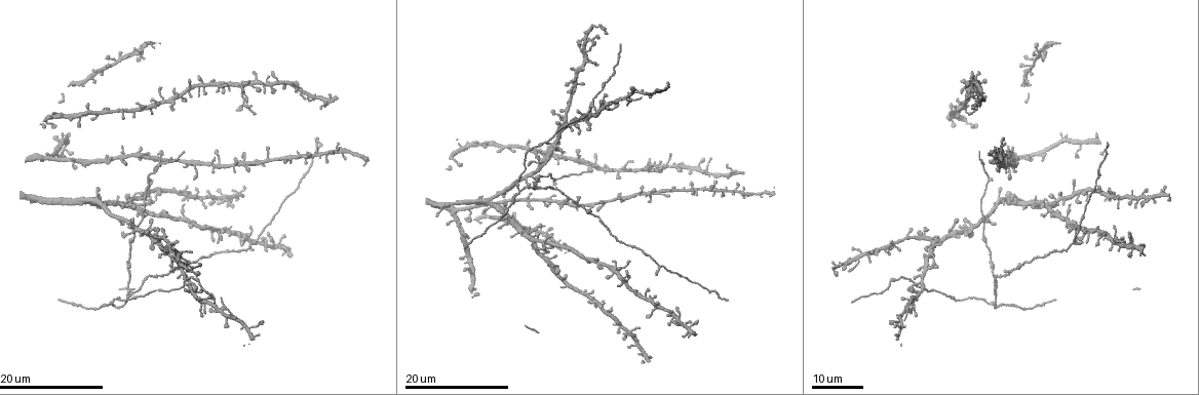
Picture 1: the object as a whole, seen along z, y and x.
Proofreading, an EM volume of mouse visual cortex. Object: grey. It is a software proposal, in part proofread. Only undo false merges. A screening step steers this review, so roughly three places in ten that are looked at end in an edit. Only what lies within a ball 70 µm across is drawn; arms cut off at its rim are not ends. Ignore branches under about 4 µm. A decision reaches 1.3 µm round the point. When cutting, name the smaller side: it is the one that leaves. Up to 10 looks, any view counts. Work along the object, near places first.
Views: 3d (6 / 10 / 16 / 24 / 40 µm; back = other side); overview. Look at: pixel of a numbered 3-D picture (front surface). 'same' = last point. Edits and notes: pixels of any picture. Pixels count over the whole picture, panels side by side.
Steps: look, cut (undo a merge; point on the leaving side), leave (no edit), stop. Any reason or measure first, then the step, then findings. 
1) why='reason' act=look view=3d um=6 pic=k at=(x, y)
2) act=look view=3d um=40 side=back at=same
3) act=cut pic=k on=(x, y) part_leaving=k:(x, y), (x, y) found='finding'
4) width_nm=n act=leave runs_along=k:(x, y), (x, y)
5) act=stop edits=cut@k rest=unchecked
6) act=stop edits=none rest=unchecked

why='two arms in line, one across' act=look view=3d um=24 pic=1 at=(909, 281)

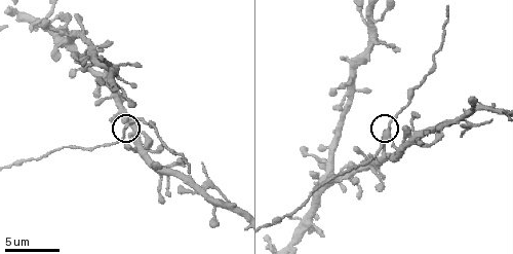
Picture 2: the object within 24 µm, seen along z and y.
act=look view=3d um=10 pic=2 at=(128, 126)

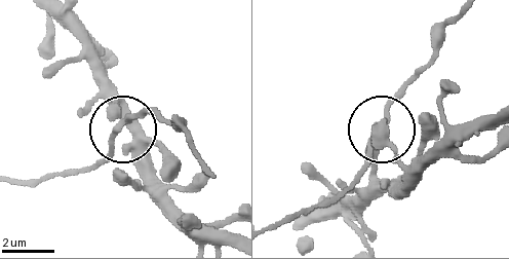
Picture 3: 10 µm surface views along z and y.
side_arm_um=16 act=leave runs_along=3:(12, 179), (91, 168), (131, 119), (156, 108) found='continuous, no second neuron'

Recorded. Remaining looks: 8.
why='looks like a crossing' act=look view=3d um=24 pic=1 at=(538, 187)

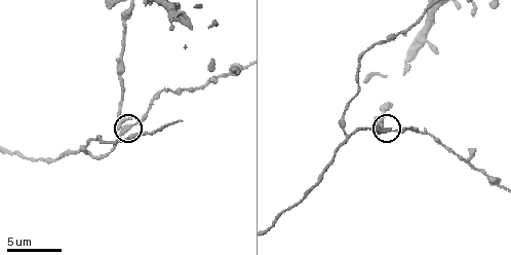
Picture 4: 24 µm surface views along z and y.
act=look view=3d um=10 pic=4 at=(124, 130)

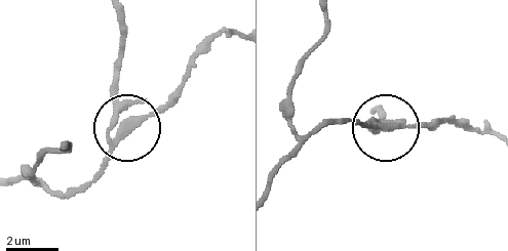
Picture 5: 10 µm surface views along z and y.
arms=4 act=cut pic=5 on=(114, 102) part_leaving=5:(109, 138), (122, 22) found='a second neuron is stuck on'

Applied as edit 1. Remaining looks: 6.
act=look view=overview

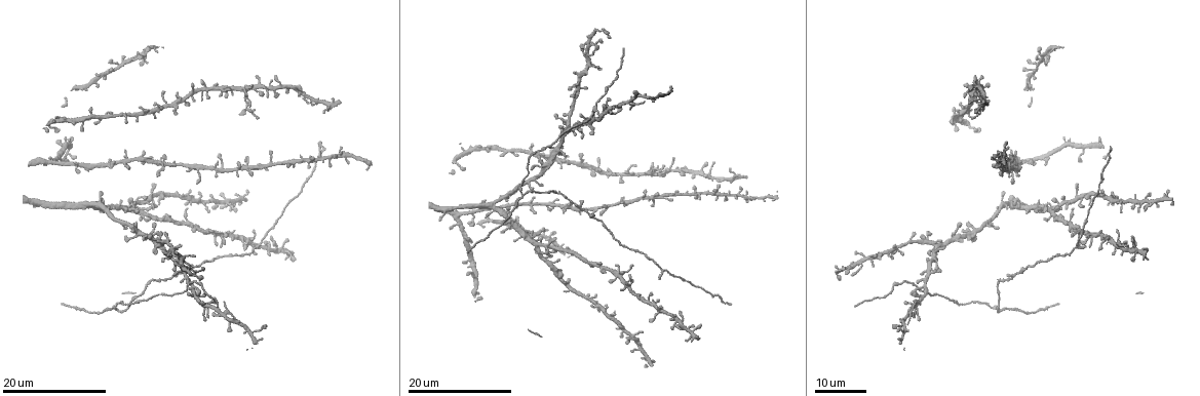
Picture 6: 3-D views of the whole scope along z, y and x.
why='small branch off a trunk' act=look view=3d um=24 pic=6 at=(568, 207)

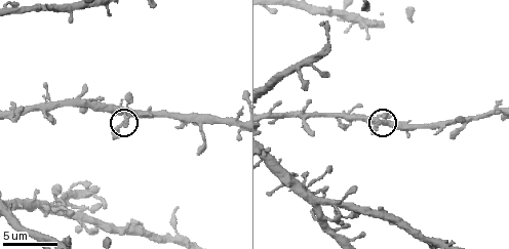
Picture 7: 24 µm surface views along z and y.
why='zoom in' act=look view=3d um=10 pic=7 at=(383, 121)

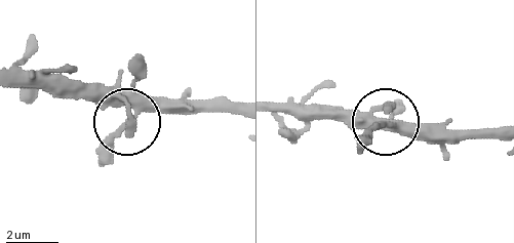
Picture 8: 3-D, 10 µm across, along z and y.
width_nm=270 act=leave found='continuous, no second neuron'

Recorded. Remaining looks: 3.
why='small branch off a trunk' act=look view=3d um=10 pic=2 at=(206, 191)

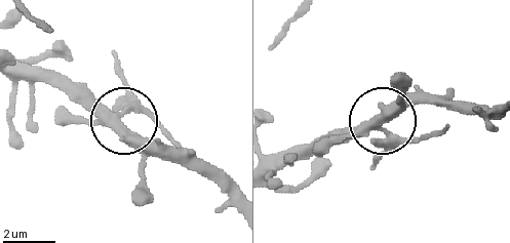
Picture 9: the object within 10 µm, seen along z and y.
act=look view=3d um=10 side=back pic=9 at=(120, 124)

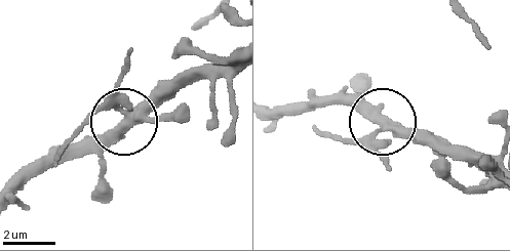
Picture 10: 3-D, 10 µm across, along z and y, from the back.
width_nm=350 act=cut pic=10 on=(85, 120) found='two neurons meet here'

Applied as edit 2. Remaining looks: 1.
act=stop edits=cut@5,cut@10 rest=unchecked

